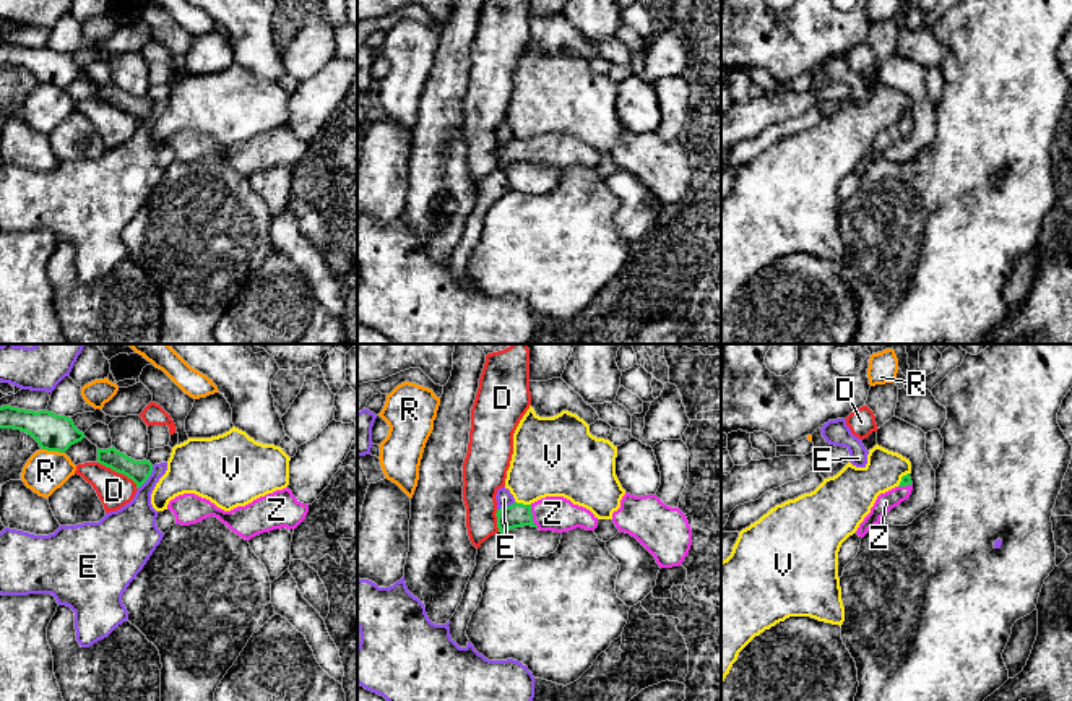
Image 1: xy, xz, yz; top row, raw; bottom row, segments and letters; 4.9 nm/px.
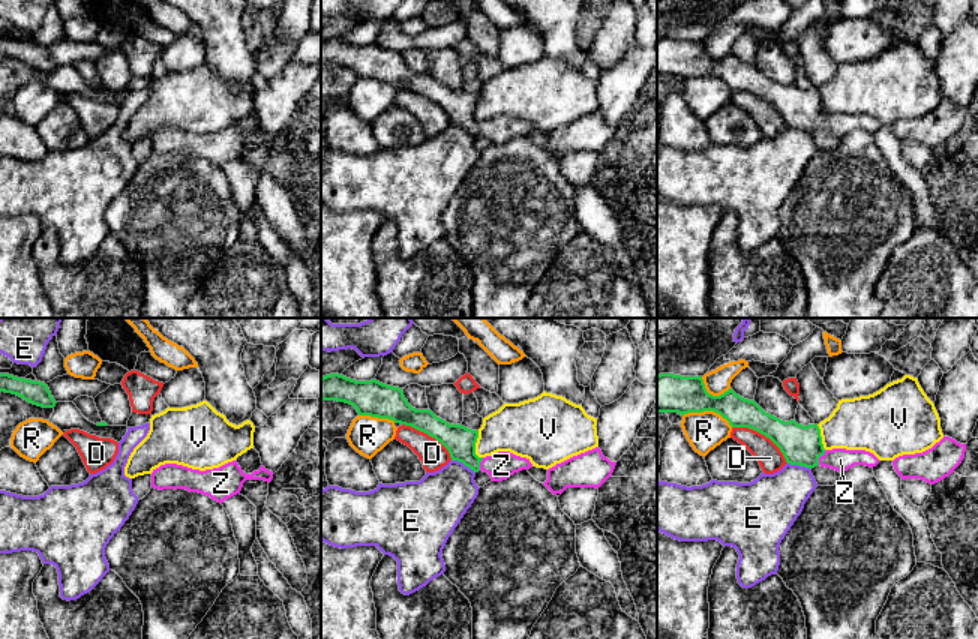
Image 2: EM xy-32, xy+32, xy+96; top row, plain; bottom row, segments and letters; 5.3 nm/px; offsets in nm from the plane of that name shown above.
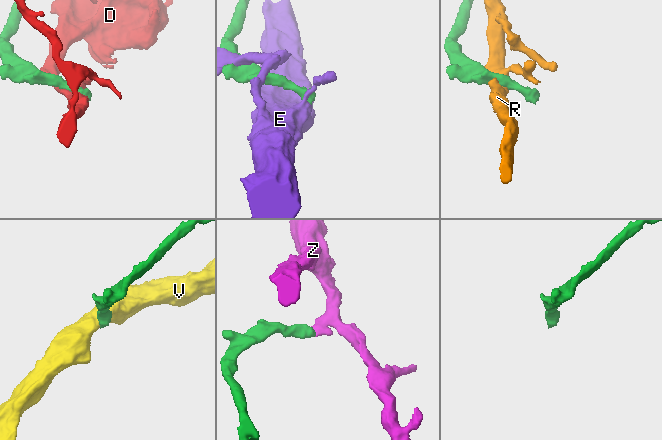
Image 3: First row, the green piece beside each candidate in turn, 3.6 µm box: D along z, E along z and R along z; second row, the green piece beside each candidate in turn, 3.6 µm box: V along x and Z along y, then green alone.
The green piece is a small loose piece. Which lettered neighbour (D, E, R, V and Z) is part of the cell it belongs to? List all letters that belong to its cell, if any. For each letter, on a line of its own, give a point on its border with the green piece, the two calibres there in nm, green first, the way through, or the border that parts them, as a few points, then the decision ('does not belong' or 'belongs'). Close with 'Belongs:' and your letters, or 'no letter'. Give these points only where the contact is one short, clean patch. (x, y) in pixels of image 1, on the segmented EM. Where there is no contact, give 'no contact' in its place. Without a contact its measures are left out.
D: meets green in xy at (119, 473); 110 nm thick on the green side, 170 nm on the other; border along xy (98, 461), (125, 474), (137, 489); does not belong
E: meets green in xy at (148, 476); 110 nm thick on the green side, 200 nm on the other; does not belong
R: meets green in xy at (54, 450); 180 nm thick on the green side, 200 nm on the other; does not belong
V: meets green in xz at (522, 503); 120 nm thick on the green side, 360 nm on the other; border along xz (515, 500), (530, 505); does not belong
Z: meets green in xz at (531, 516); 120 nm thick on the green side, 180 nm on the other; runs through xz (517, 515), (531, 516), (553, 513); belongs
Belongs: Z

